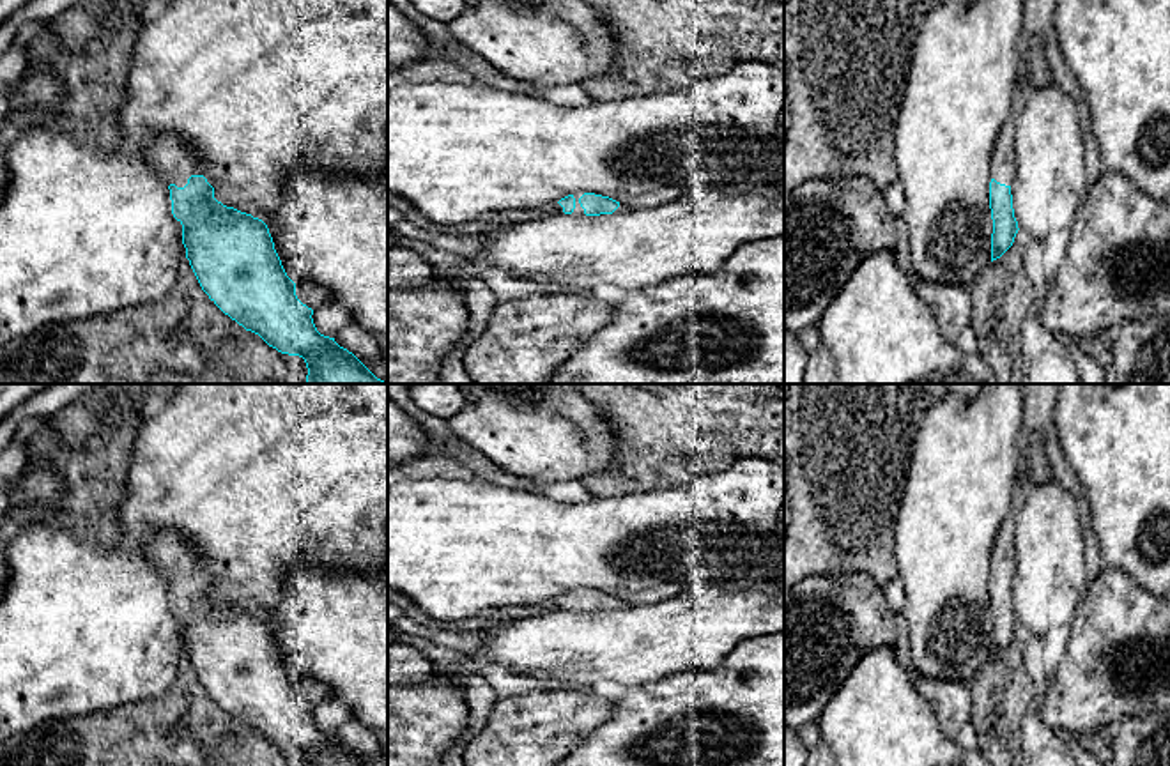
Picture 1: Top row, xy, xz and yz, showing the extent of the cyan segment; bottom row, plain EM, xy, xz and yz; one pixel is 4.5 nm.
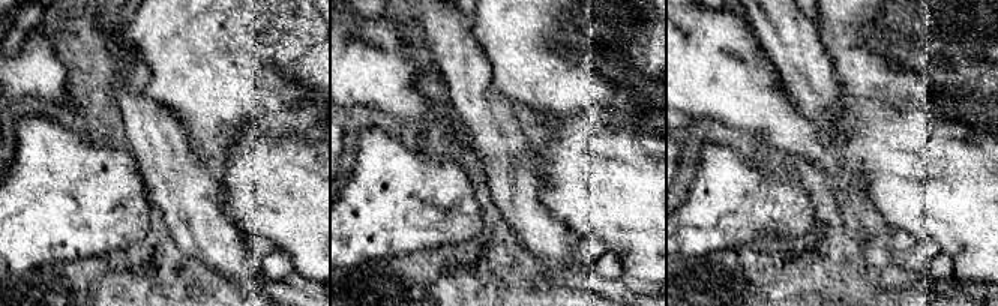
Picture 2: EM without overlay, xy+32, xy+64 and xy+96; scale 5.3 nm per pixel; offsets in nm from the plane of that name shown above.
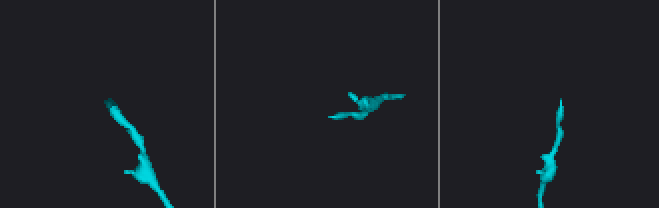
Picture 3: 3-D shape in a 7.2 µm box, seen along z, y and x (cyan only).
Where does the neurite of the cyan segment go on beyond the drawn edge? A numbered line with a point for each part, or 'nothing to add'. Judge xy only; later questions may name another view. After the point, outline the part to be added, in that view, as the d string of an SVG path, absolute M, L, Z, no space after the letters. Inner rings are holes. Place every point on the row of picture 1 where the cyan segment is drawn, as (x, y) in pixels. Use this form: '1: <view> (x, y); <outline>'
1: xy (176, 165); M175 134L156 138L149 149L149 159L156 172L177 188L184 188L191 175L202 175L195 156L181 147Z

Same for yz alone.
1: yz (1002, 161); M1025 67L1020 73L1009 117L1005 119L1005 124L998 131L995 150L991 156L991 179L1005 186L1011 186L1016 177L1014 129L1016 129L1018 117L1021 113L1021 108L1027 103L1027 99L1023 97L1020 90L1020 81L1023 78L1027 78Z

